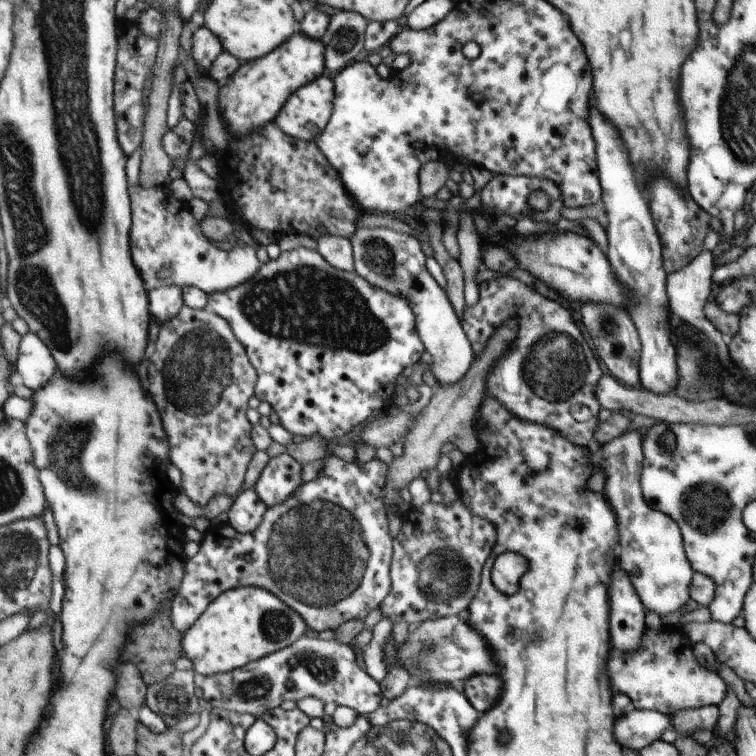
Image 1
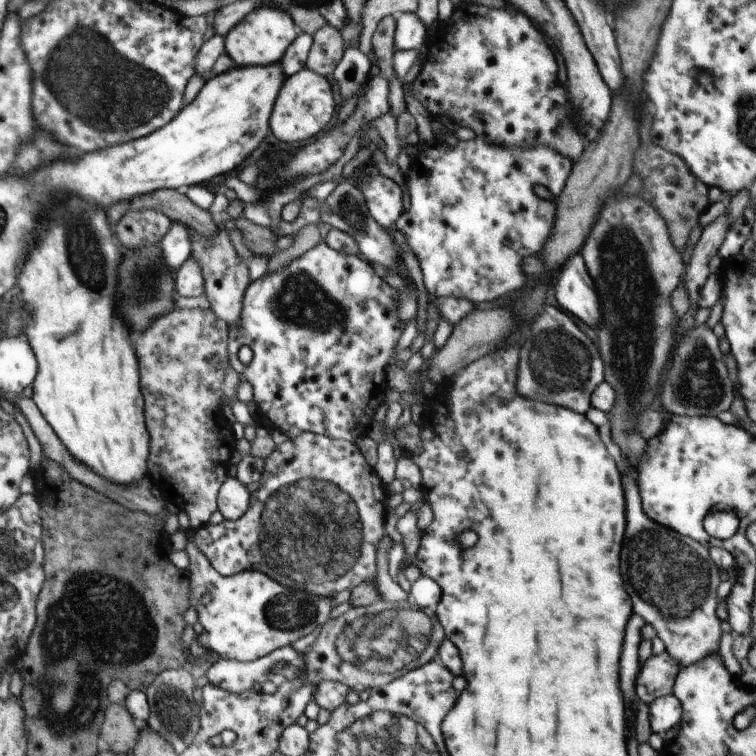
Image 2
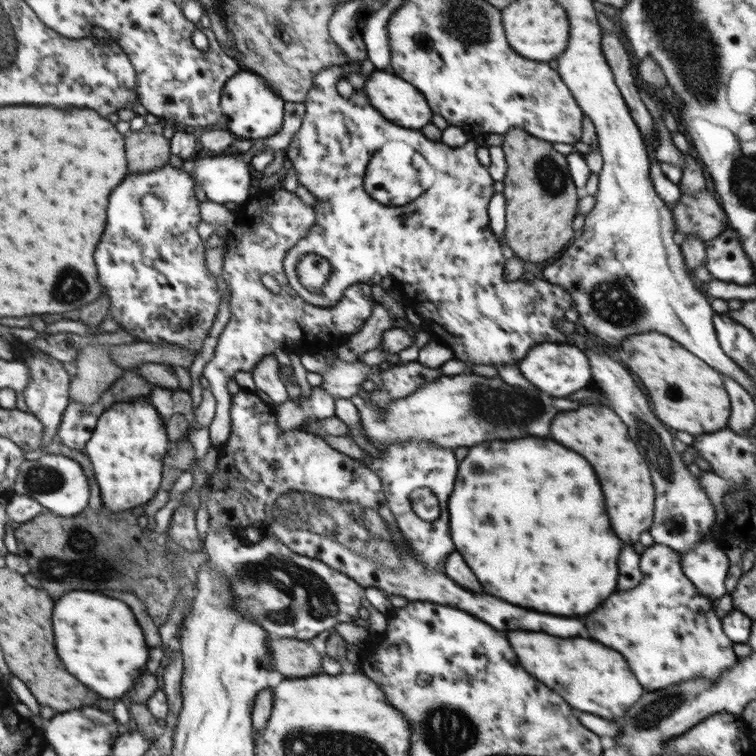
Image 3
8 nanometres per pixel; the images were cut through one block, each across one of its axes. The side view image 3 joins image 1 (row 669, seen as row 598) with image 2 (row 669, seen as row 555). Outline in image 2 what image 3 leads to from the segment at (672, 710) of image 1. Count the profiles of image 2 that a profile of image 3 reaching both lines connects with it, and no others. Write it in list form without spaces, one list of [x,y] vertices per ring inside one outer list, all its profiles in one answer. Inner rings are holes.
[[[668,652],[652,654],[642,664],[637,676],[636,696],[647,705],[663,696],[672,696],[674,681],[680,669],[680,664]]]

